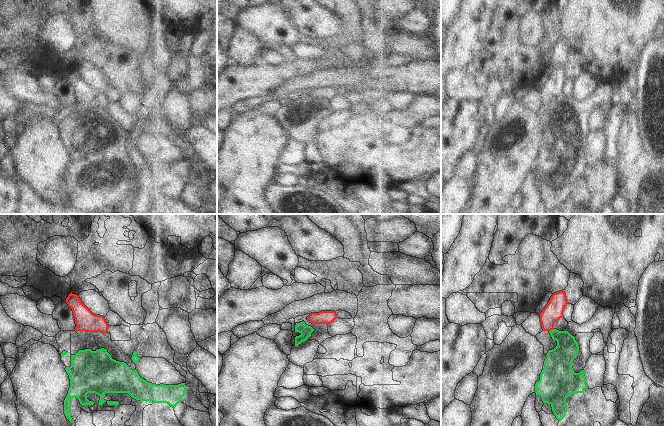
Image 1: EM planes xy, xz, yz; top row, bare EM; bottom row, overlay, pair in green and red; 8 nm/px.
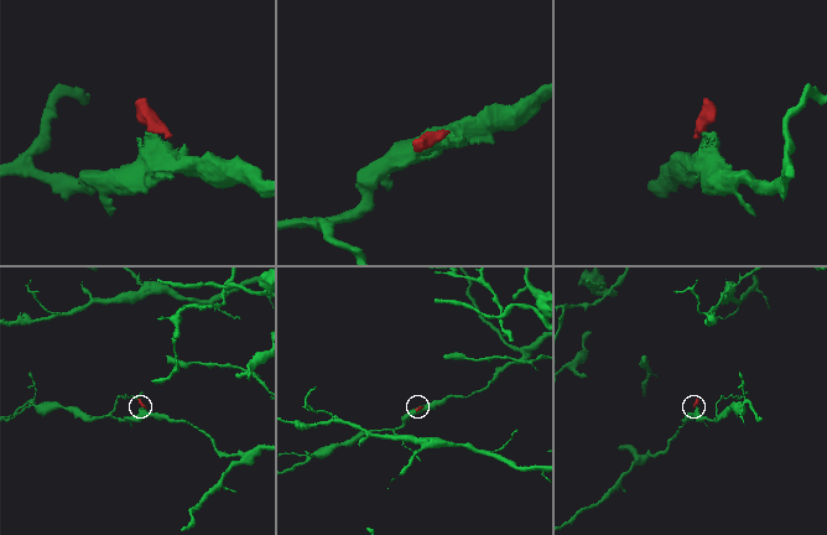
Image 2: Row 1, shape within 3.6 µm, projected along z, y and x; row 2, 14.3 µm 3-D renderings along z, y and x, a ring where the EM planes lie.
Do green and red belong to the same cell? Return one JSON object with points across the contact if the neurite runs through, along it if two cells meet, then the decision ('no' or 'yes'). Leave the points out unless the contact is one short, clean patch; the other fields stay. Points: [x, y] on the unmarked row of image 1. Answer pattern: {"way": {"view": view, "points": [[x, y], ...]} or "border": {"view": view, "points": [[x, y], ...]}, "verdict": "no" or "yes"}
{"verdict": "no"}

